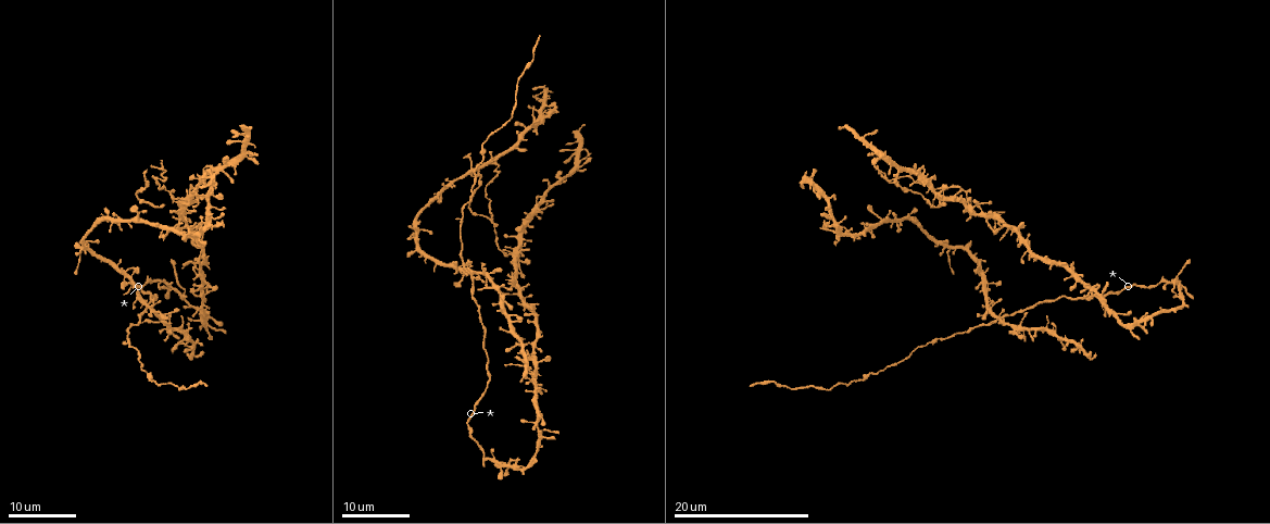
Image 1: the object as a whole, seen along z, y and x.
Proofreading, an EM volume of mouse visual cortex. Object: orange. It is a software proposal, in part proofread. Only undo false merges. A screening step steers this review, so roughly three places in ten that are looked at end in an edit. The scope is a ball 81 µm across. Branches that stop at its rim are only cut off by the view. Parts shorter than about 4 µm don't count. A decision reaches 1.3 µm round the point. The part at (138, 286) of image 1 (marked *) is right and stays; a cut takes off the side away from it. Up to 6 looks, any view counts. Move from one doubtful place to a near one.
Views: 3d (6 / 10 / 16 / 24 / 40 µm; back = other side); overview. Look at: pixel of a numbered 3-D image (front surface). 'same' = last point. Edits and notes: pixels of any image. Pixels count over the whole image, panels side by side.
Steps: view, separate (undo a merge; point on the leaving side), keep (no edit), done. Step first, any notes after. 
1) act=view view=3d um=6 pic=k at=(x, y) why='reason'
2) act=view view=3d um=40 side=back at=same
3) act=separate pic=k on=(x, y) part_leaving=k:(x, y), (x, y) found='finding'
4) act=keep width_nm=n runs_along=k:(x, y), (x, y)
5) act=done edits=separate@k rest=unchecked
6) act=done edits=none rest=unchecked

act=view view=3d um=24 pic=1 at=(473, 289) why='three arms meet'

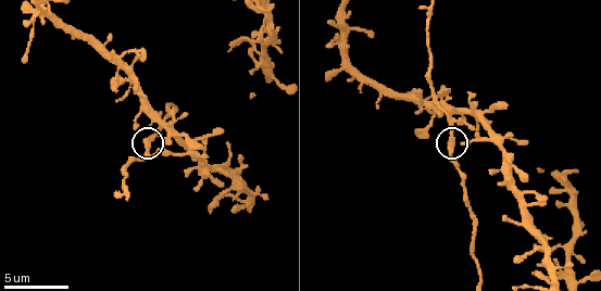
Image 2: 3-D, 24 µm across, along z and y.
act=view view=3d um=6 pic=2 at=(454, 142)

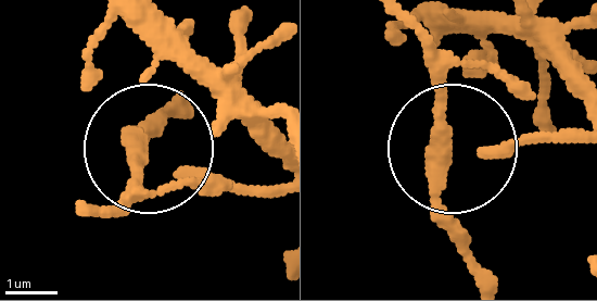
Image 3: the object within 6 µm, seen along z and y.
act=view view=3d um=6 side=back pic=3 at=(443, 144)

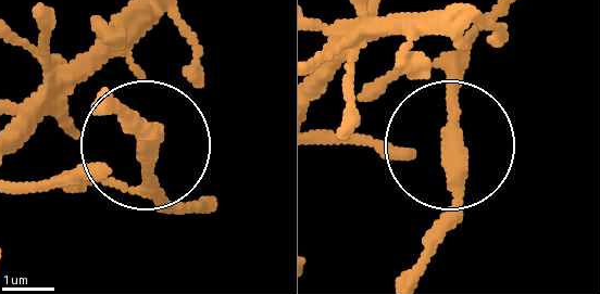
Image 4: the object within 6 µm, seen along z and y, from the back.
act=keep arms=3 found='one cell here'

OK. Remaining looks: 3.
act=view view=3d um=24 pic=1 at=(828, 389) why='sudden change in width'

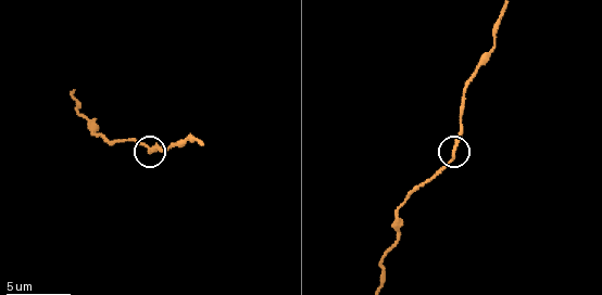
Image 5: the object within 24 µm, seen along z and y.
act=view view=3d um=10 pic=5 at=(150, 154)

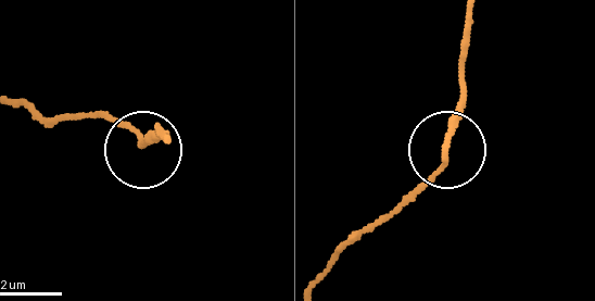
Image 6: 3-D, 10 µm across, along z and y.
act=keep runs_along=6:(10, 97), (54, 117), (116, 120), (140, 148), (155, 133) found='one cell here'

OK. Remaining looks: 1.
act=view view=3d um=10 pic=2 at=(248, 204) why='looks like a crossing'

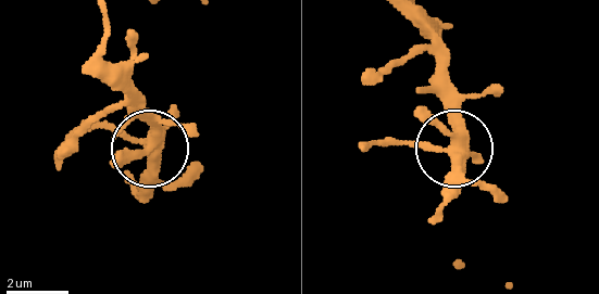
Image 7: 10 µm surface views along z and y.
act=keep arms=5 runs_along=7:(408, 20), (434, 51), (454, 129), (449, 196) found='all the same cell'

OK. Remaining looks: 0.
act=done edits=none rest=unchecked

